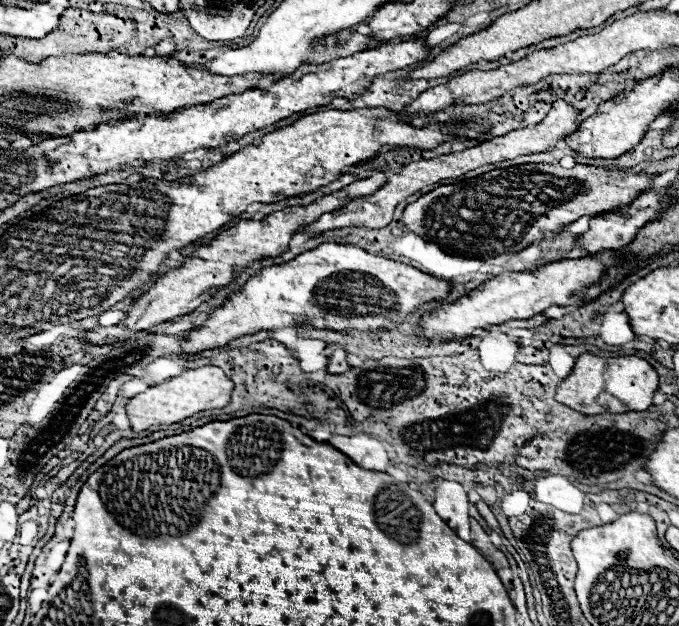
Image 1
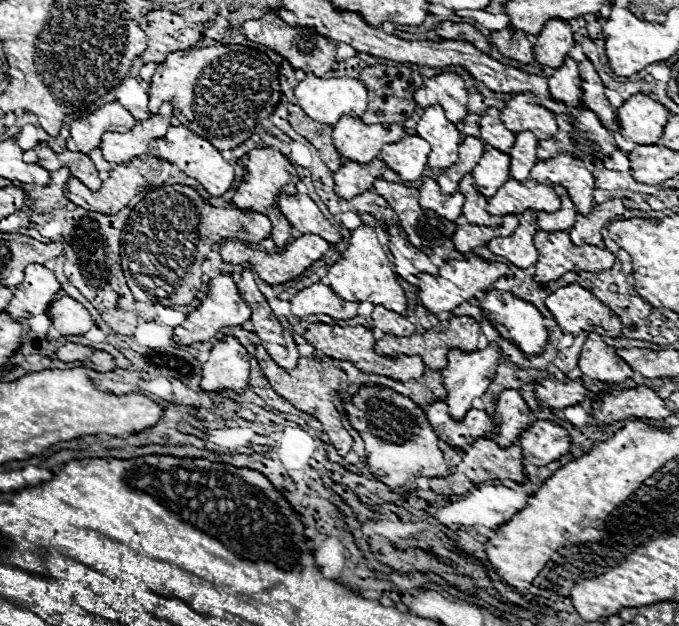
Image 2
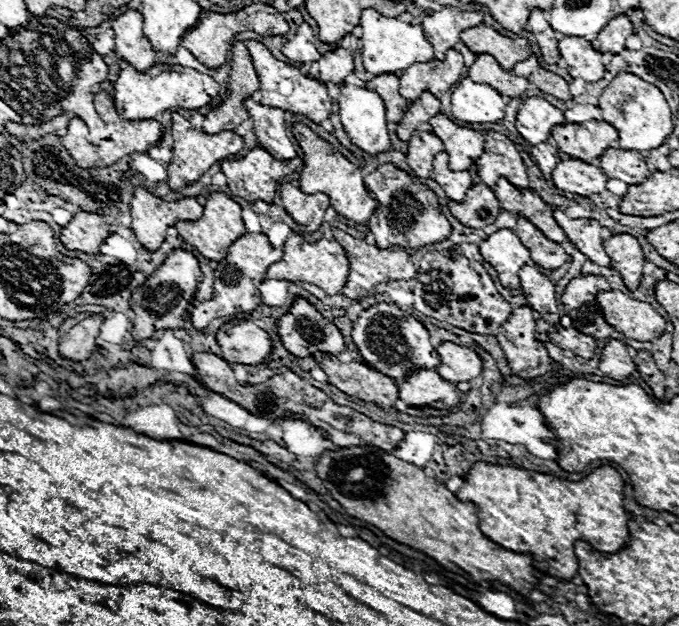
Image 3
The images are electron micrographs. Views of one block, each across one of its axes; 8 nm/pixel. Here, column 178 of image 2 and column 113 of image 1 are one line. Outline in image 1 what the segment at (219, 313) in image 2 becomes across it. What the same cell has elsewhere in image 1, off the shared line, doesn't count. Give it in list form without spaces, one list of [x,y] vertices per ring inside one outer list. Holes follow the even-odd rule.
[[[378,172],[372,178],[356,180],[338,192],[322,196],[308,206],[290,206],[280,212],[272,212],[272,214],[264,216],[262,220],[240,220],[234,228],[224,230],[208,244],[202,244],[200,248],[196,248],[192,252],[192,256],[184,258],[184,262],[176,270],[160,274],[158,280],[150,286],[150,290],[132,302],[132,306],[126,310],[128,316],[122,322],[118,322],[112,328],[96,326],[86,336],[78,336],[78,340],[94,344],[94,346],[116,344],[116,342],[124,342],[124,340],[132,338],[140,330],[148,330],[160,322],[168,322],[176,316],[190,314],[202,302],[212,298],[222,286],[226,286],[232,280],[232,276],[236,272],[244,270],[248,264],[252,264],[264,256],[280,256],[284,252],[284,248],[288,248],[292,236],[300,234],[306,224],[316,222],[322,214],[340,210],[344,204],[348,204],[350,200],[354,200],[358,196],[368,196],[368,194],[376,192],[378,188],[384,186],[384,182],[386,182],[386,174]]]

